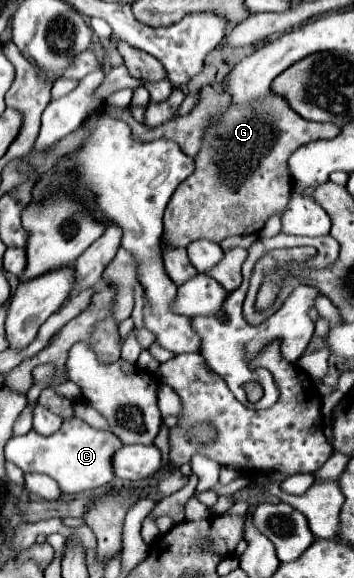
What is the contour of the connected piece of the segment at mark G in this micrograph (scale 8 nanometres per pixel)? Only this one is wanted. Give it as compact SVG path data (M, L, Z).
M268 91L266 99L258 99L258 103L250 103L250 107L234 107L234 103L230 103L228 109L216 115L206 127L202 147L194 155L194 173L186 179L186 183L182 183L182 187L178 187L178 191L174 191L174 199L170 199L166 207L162 239L174 247L188 247L200 239L220 243L226 237L260 233L272 215L284 213L290 199L292 179L288 175L286 159L292 151L310 141L332 139L338 133L338 127L332 123L310 123L302 119L296 111L290 111L286 99L282 99L282 95L274 95L274 91Z

